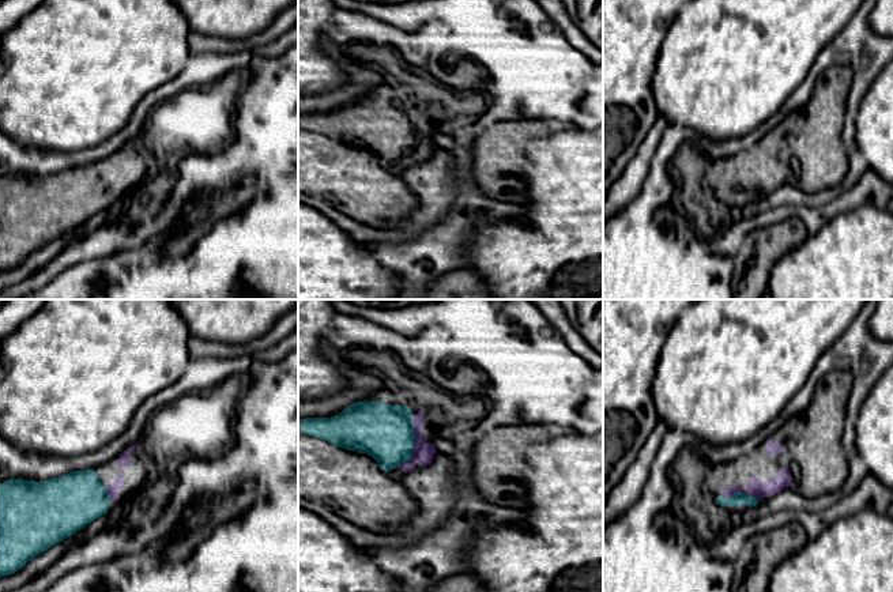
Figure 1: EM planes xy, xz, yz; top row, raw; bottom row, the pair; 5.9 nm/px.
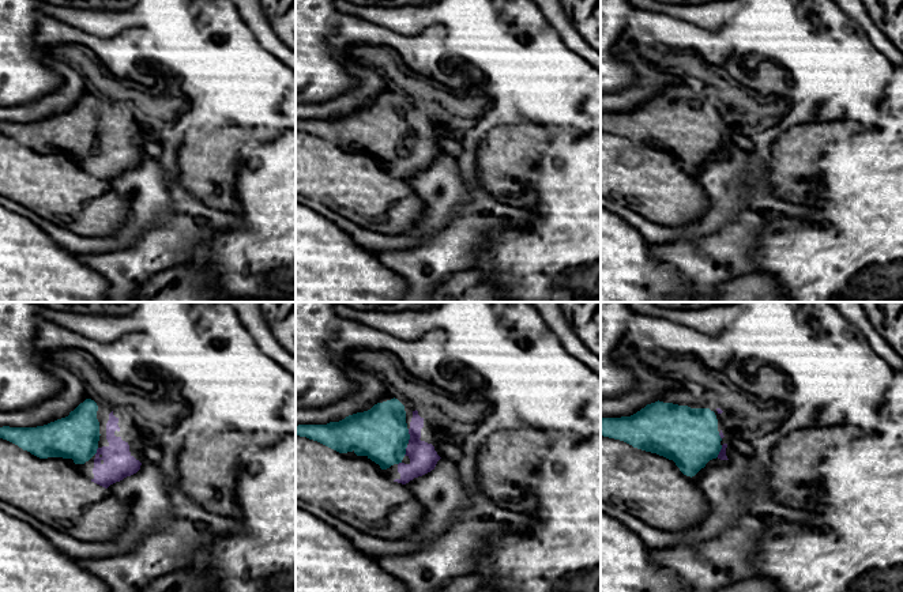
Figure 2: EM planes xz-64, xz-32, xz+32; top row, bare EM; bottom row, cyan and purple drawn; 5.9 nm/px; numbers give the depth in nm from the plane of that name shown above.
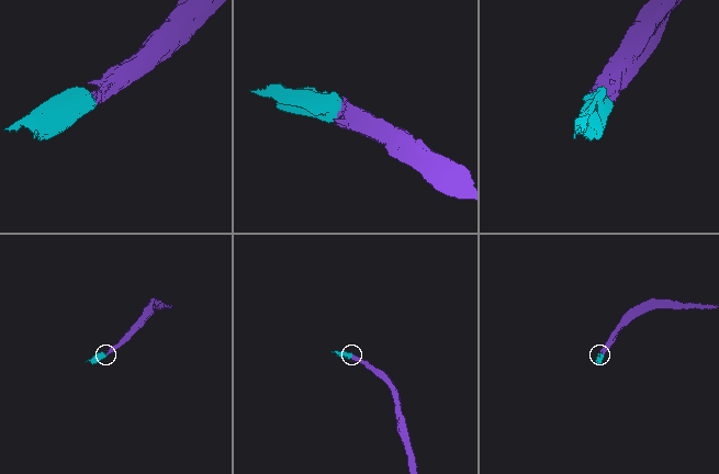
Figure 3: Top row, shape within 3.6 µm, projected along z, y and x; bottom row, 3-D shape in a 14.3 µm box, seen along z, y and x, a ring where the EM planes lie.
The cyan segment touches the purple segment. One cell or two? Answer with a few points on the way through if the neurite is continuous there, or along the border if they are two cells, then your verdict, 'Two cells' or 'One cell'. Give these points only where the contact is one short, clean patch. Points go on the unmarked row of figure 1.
Path across: xz (385, 127), (413, 142), (422, 149). One cell

